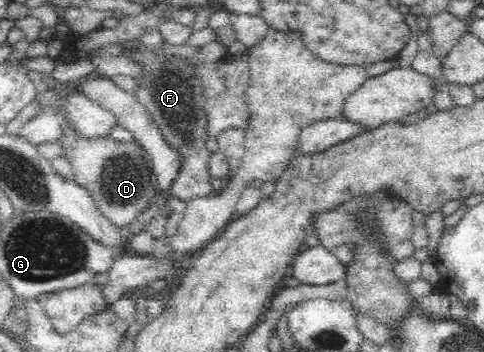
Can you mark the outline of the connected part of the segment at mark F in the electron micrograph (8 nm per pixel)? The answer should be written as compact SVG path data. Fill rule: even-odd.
M140 42L125 44L122 55L131 64L140 67L138 76L133 78L137 89L132 96L143 106L149 120L159 129L160 136L168 147L174 149L178 155L180 166L172 181L170 195L185 202L214 195L208 172L211 153L205 146L208 141L205 86L203 80L197 76L195 64L189 57L153 53L151 49L147 49L147 45Z

